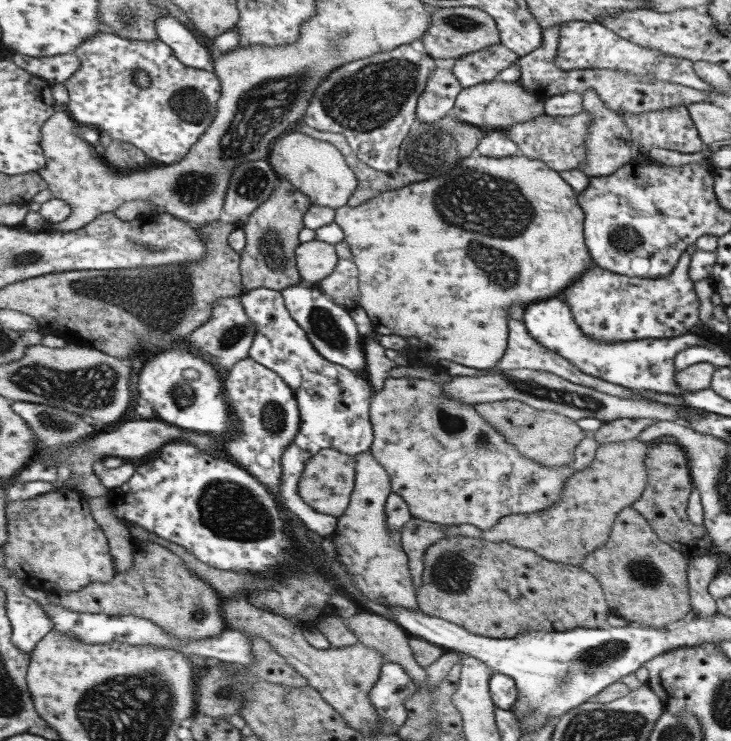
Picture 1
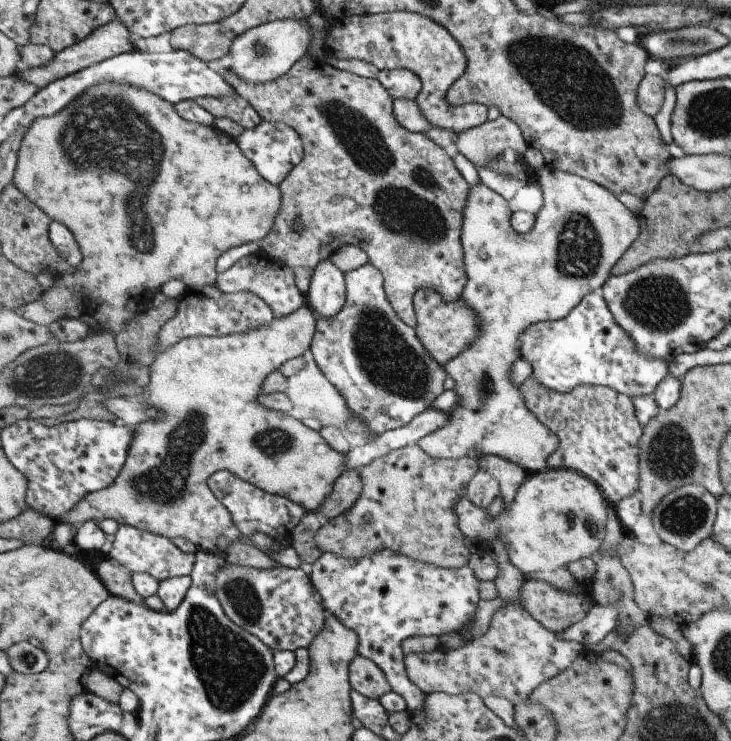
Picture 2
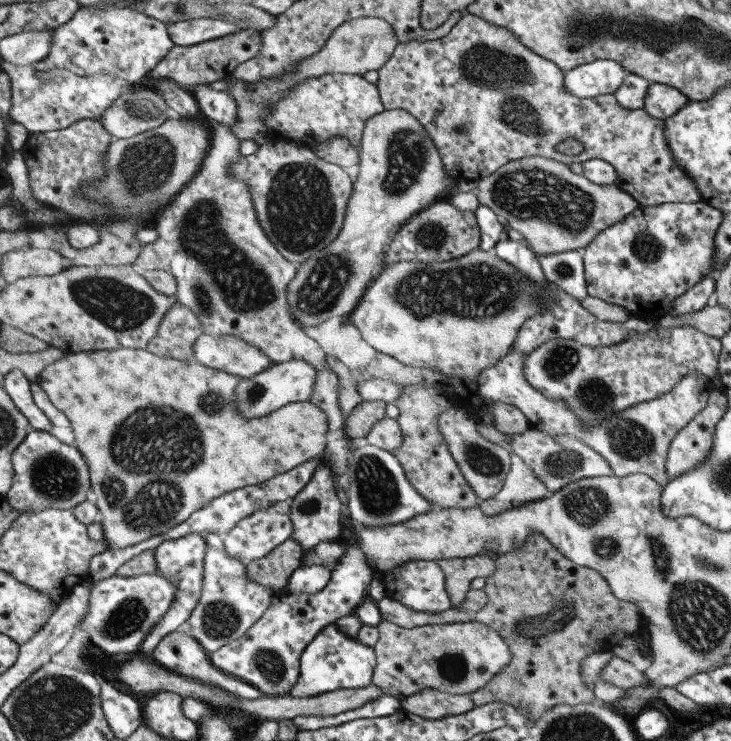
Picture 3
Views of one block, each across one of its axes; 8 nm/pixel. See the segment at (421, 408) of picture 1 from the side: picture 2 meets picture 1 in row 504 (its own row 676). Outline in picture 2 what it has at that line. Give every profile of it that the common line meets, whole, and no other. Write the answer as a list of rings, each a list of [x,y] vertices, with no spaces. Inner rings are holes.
[[[497,541],[492,546],[492,550],[487,550],[499,563],[500,574],[496,578],[496,587],[499,598],[503,599],[505,604],[496,612],[492,618],[492,624],[487,633],[477,637],[470,644],[467,644],[456,650],[439,648],[432,653],[411,653],[406,655],[406,669],[409,678],[426,694],[447,693],[460,695],[463,693],[477,693],[483,698],[485,696],[499,696],[509,699],[512,703],[518,704],[529,700],[530,694],[543,685],[545,681],[556,677],[568,669],[580,656],[586,652],[584,644],[560,639],[552,630],[543,626],[520,601],[522,598],[522,588],[527,582],[526,574],[522,573],[517,566],[512,563],[510,554],[503,541]]]

